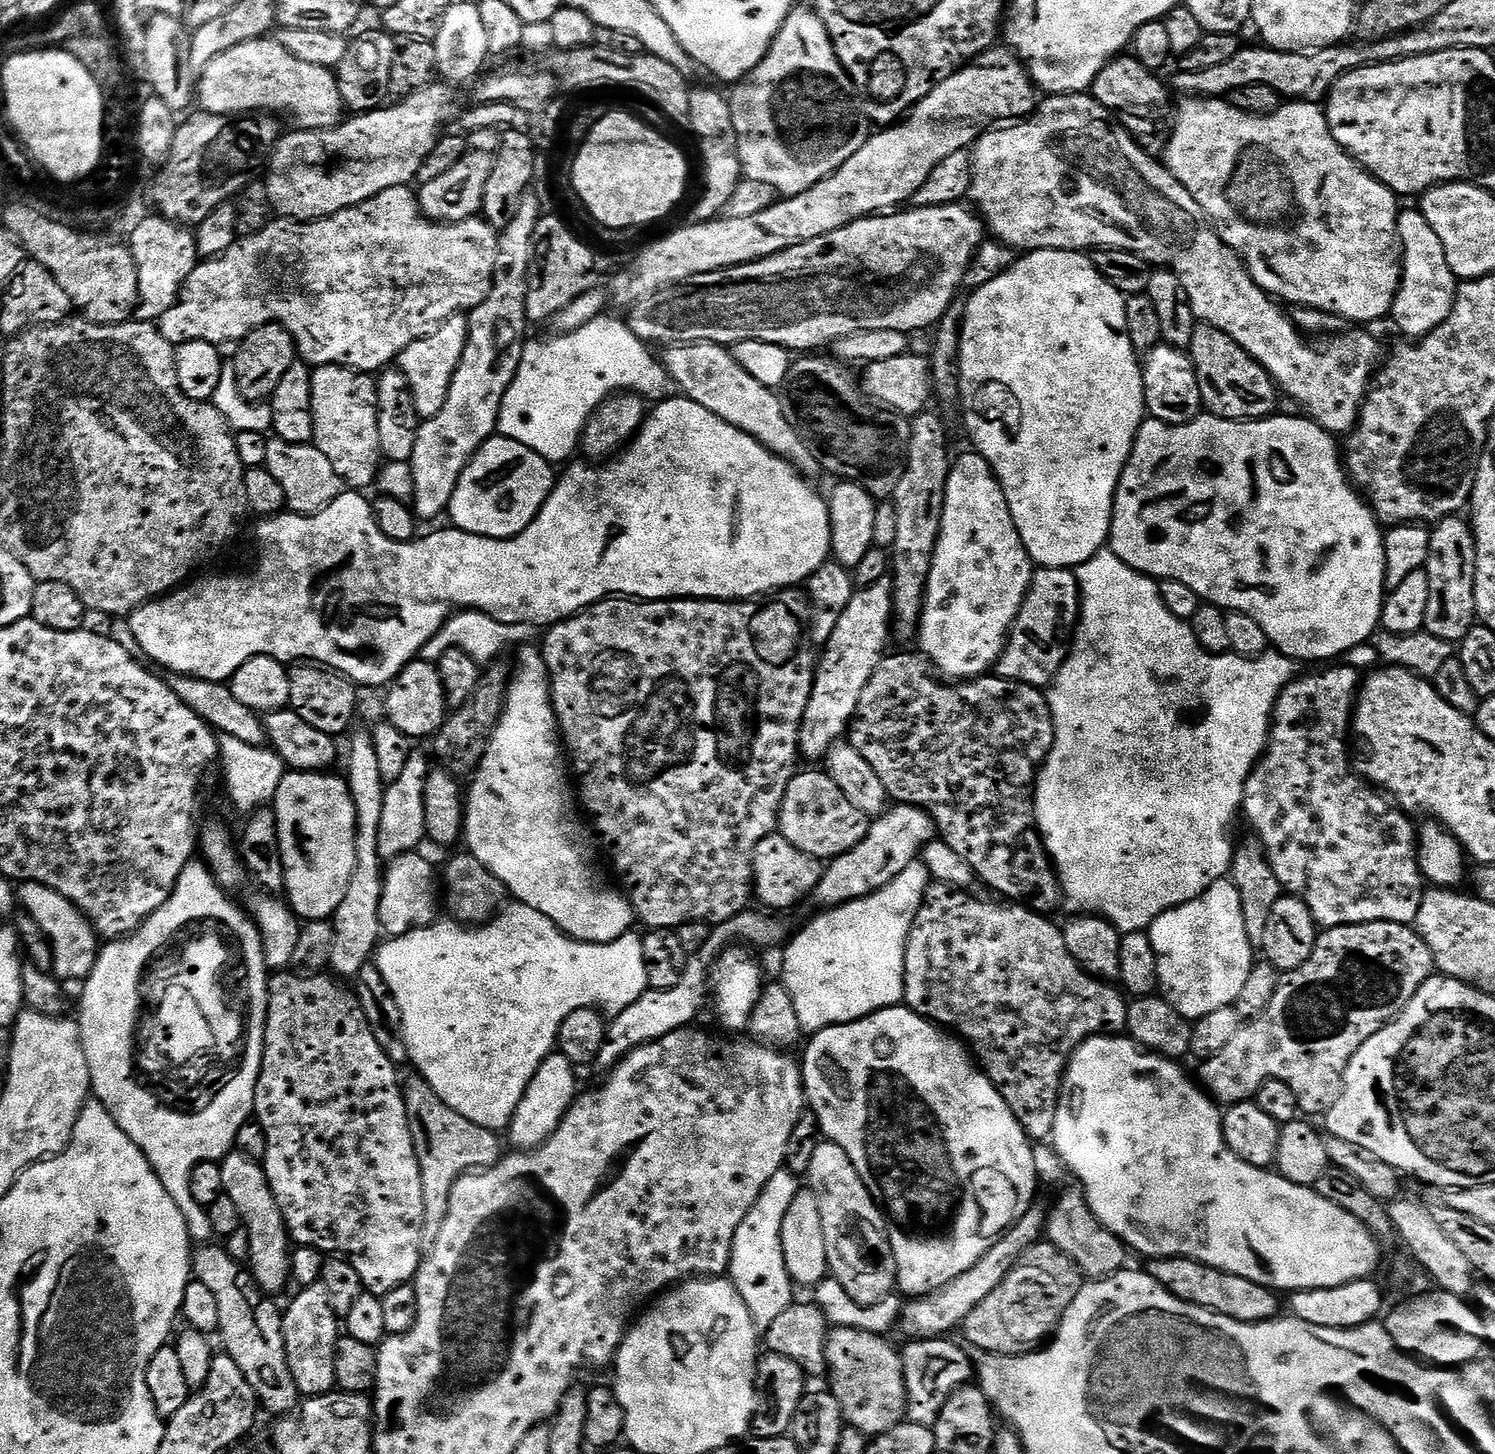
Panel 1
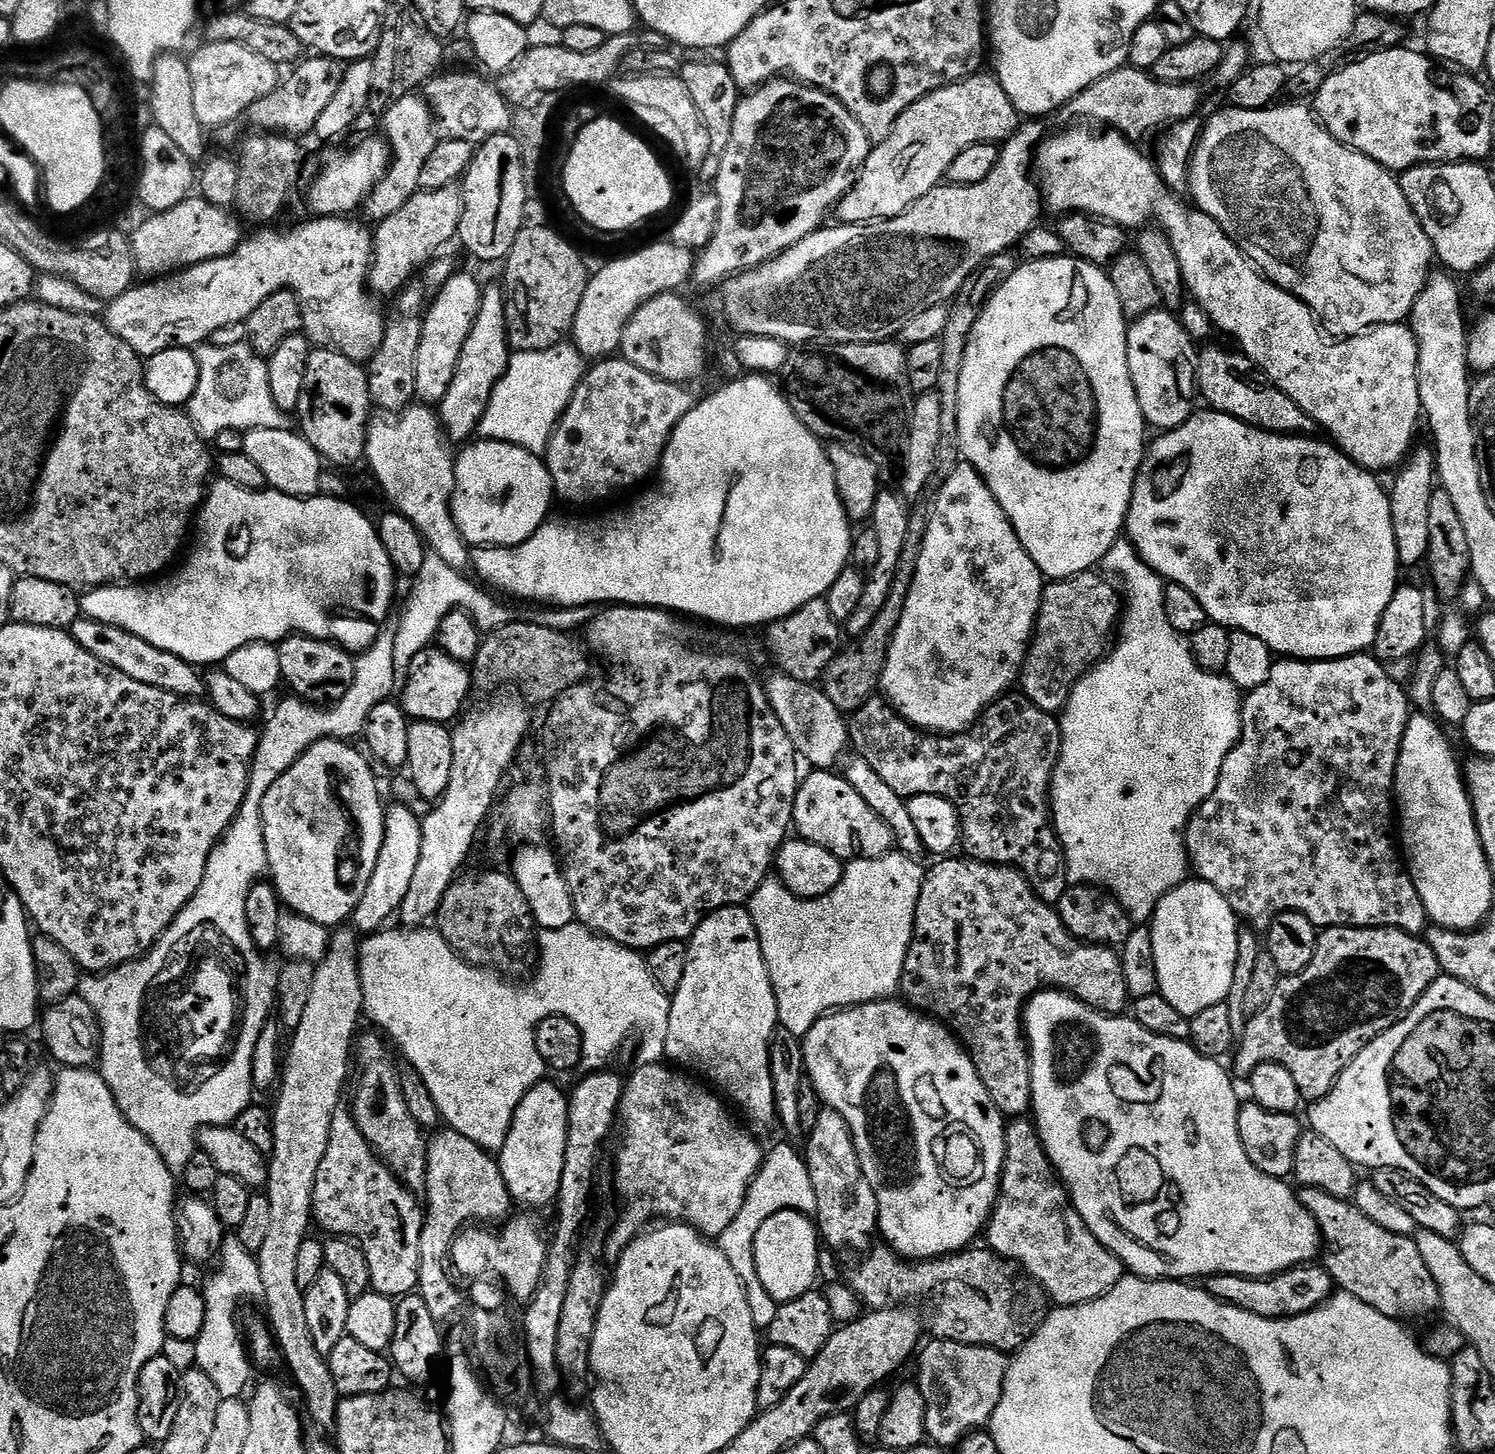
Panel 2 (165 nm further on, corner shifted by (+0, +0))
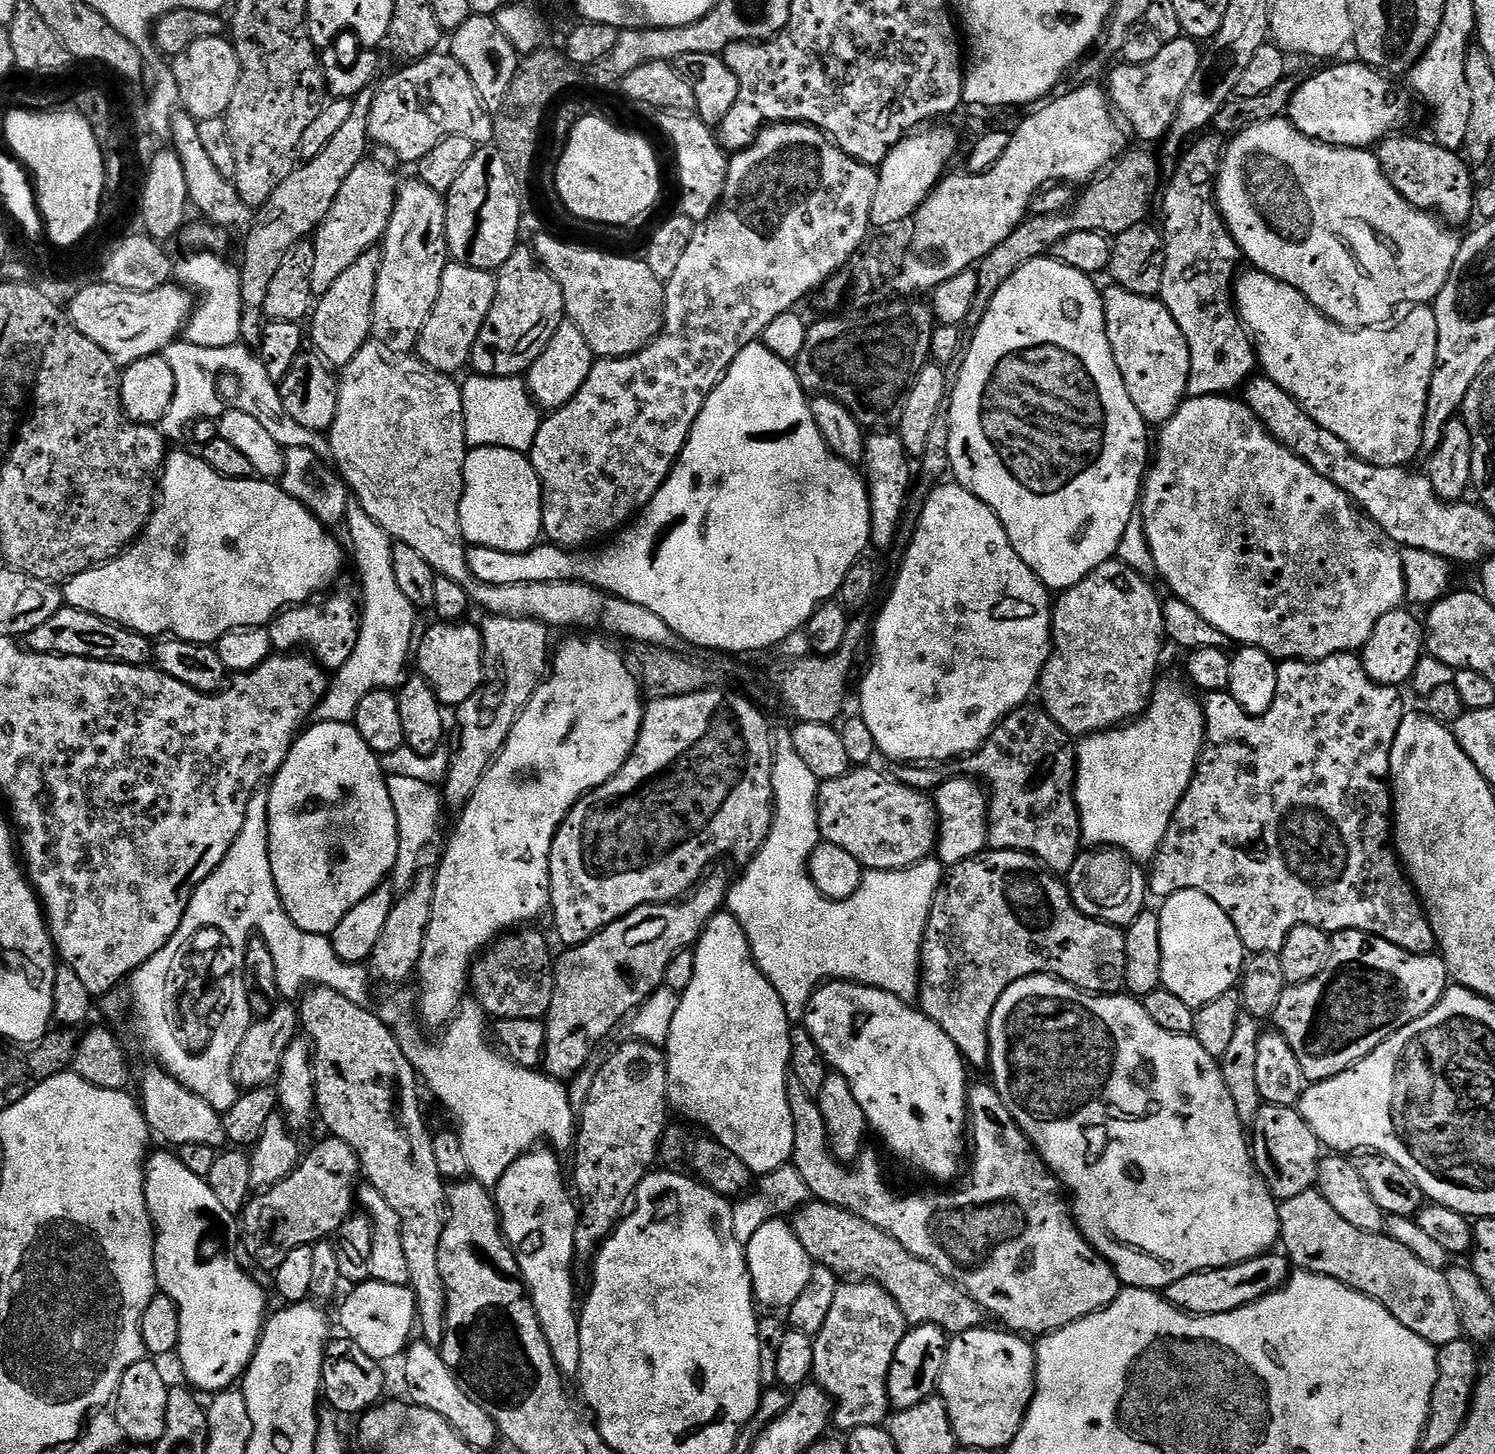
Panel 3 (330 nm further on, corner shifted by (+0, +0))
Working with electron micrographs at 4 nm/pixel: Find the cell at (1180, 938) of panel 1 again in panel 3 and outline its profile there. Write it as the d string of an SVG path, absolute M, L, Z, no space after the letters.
M1182 890L1161 904L1164 905L1158 908L1158 915L1162 930L1162 987L1194 1010L1233 991L1240 983L1246 953L1226 910L1198 890Z

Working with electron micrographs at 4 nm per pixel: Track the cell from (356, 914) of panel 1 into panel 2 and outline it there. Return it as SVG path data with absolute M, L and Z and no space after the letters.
M344 926L344 927L341 927L339 930L333 931L331 933L330 939L328 941L328 953L325 954L323 960L319 961L319 963L317 963L315 965L315 970L316 970L316 973L314 974L314 982L310 986L310 999L306 1002L306 1011L304 1011L304 1013L302 1014L302 1022L298 1022L298 1026L291 1033L292 1045L289 1046L288 1057L286 1057L284 1060L284 1077L282 1077L280 1080L280 1093L278 1093L276 1096L276 1108L274 1107L274 1111L272 1112L272 1121L274 1122L274 1150L272 1151L272 1153L270 1153L270 1159L268 1161L268 1183L266 1185L266 1195L267 1195L268 1201L270 1202L270 1226L268 1227L267 1237L264 1241L264 1245L262 1246L262 1250L258 1253L255 1253L255 1258L257 1260L259 1273L262 1274L263 1289L265 1290L265 1296L263 1298L262 1304L263 1304L263 1307L264 1306L268 1307L268 1317L266 1317L266 1323L267 1323L268 1327L271 1328L271 1330L272 1330L272 1336L274 1337L274 1339L276 1339L276 1347L280 1349L280 1354L281 1354L283 1363L285 1363L285 1362L288 1363L288 1368L290 1371L292 1371L292 1376L294 1379L296 1379L296 1384L298 1387L300 1387L301 1394L304 1395L304 1408L305 1409L303 1408L303 1411L306 1413L306 1416L307 1416L306 1411L308 1411L308 1416L310 1419L313 1420L314 1423L317 1424L317 1425L313 1424L313 1425L315 1425L315 1427L317 1429L325 1430L324 1428L328 1428L328 1430L332 1430L332 1429L335 1429L335 1426L336 1426L336 1415L338 1414L337 1406L340 1405L342 1397L340 1397L340 1395L338 1394L338 1390L334 1386L334 1377L332 1377L330 1375L330 1366L328 1365L328 1363L326 1363L325 1357L320 1356L318 1354L318 1348L316 1346L314 1346L314 1338L311 1337L311 1335L310 1335L310 1325L307 1323L307 1319L306 1319L306 1302L304 1301L304 1289L302 1289L298 1286L298 1278L296 1277L296 1271L297 1271L296 1263L298 1263L298 1249L301 1248L302 1242L304 1240L309 1239L310 1232L308 1232L308 1227L311 1229L314 1224L314 1221L312 1219L312 1195L314 1194L314 1182L316 1181L316 1174L317 1174L318 1166L320 1165L320 1162L321 1162L322 1158L324 1157L324 1154L326 1152L326 1146L328 1145L328 1135L330 1134L330 1126L332 1125L332 1116L341 1107L340 1091L343 1090L344 1082L347 1080L347 1078L348 1078L348 1081L350 1078L350 1072L349 1072L349 1076L348 1076L348 1064L349 1064L349 1068L350 1068L350 1061L353 1059L353 1056L354 1056L354 1041L357 1039L357 1036L358 1036L358 1031L356 1032L356 1027L359 1026L360 1020L362 1021L362 1017L364 1016L364 999L362 998L362 982L360 981L360 957L358 955L358 936L357 936L357 933L355 931L353 931L353 929L351 927Z

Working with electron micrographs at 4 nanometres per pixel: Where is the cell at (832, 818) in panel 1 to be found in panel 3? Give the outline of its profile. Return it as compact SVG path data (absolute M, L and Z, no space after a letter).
M856 766L847 772L844 776L838 778L830 778L823 781L816 795L816 828L818 829L818 836L825 844L833 844L842 850L846 850L846 854L851 854L853 858L858 858L858 862L866 870L877 872L878 870L902 870L914 866L918 862L929 859L936 850L936 805L931 799L928 800L923 791L919 788L911 788L906 786L900 780L888 776L884 772L879 772L876 766Z

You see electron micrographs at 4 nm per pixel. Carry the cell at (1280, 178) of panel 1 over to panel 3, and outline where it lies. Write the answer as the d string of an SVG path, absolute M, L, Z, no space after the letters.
M1284 116L1258 122L1235 133L1227 141L1224 155L1220 157L1220 172L1216 176L1216 204L1224 215L1234 242L1240 247L1243 259L1249 260L1252 263L1249 265L1255 271L1265 272L1278 278L1283 284L1294 286L1294 290L1301 292L1319 312L1335 324L1341 324L1343 328L1378 328L1389 323L1387 320L1392 316L1392 308L1431 305L1442 286L1446 286L1446 278L1450 278L1454 258L1460 249L1461 237L1455 236L1451 227L1441 223L1433 213L1425 212L1423 208L1415 208L1410 202L1406 202L1406 198L1402 198L1402 194L1398 194L1398 190L1394 190L1394 186L1380 168L1380 160L1375 151L1321 144L1320 141L1311 140L1306 134L1302 134L1302 130L1298 130Z

